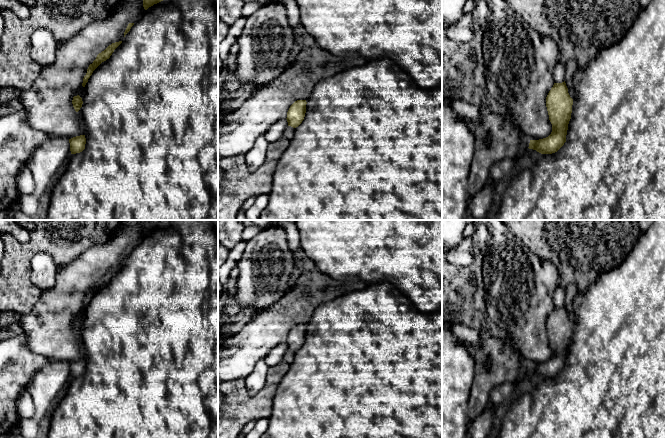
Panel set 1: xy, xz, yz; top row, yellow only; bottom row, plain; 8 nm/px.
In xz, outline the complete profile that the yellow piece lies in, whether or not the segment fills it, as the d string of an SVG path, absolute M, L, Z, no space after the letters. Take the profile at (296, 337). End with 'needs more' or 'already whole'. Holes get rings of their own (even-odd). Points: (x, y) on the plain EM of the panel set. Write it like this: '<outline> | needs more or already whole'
M297 324L289 332L287 336L288 350L298 351L304 344L306 337L306 324Z | already whole

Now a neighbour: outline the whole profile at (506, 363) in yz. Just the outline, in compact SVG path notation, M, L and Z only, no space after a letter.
M490 332L479 334L482 341L480 347L464 342L475 362L474 381L468 399L469 424L490 405L490 392L496 386L506 382L514 384L530 367L509 336L499 339Z

